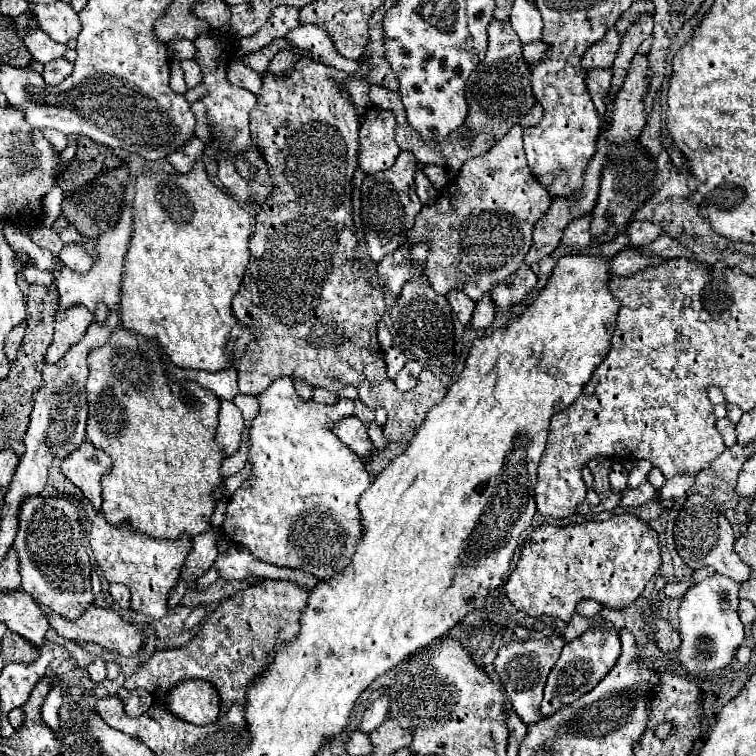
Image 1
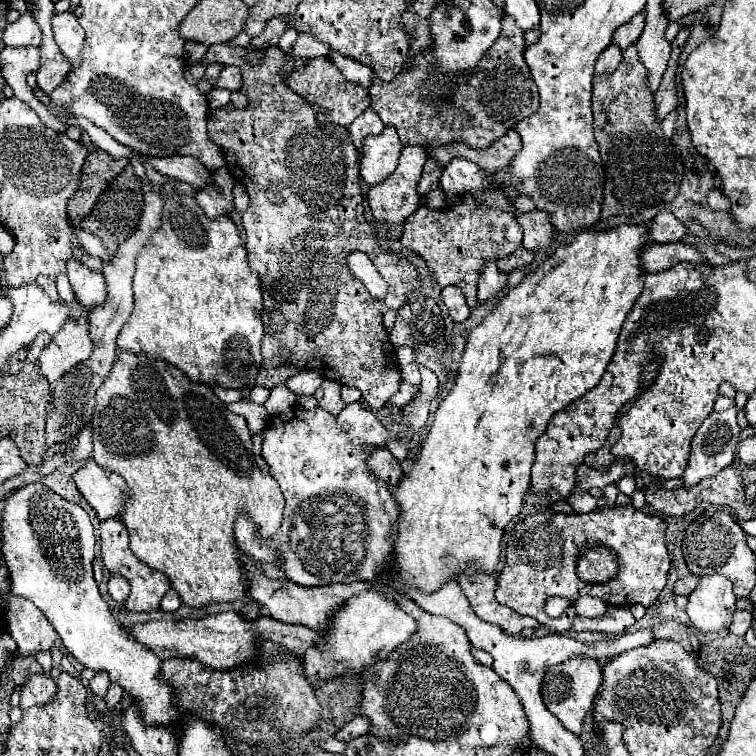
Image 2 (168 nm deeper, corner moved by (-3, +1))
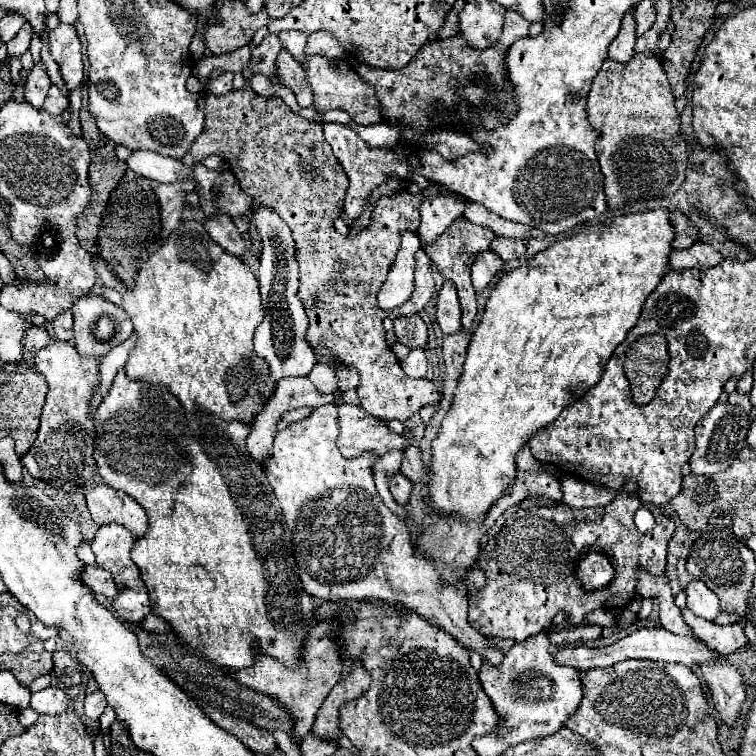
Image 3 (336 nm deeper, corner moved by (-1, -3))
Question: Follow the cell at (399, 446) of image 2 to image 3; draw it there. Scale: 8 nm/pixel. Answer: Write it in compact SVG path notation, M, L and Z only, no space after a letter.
M406 445L404 449L404 461L400 467L400 473L404 477L408 477L412 483L430 483L430 467L426 467L426 463L422 461L422 453L418 447L414 445Z

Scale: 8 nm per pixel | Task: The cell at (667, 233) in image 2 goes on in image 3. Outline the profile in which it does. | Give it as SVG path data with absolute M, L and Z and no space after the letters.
M672 211L670 213L670 219L672 219L672 225L676 229L676 237L672 241L672 247L674 249L688 249L690 245L694 245L700 239L698 229L690 223L690 219L684 213Z

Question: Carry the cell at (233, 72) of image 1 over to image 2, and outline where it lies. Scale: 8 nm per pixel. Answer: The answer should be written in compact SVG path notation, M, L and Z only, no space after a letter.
M224 67L220 71L216 87L224 87L228 91L240 91L242 89L242 73L238 67Z

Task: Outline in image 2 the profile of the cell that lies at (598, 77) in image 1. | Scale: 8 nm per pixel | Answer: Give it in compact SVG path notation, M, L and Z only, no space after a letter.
M608 45L608 49L604 49L600 53L600 57L596 59L596 75L604 77L604 75L612 75L618 67L622 59L622 51L616 45Z

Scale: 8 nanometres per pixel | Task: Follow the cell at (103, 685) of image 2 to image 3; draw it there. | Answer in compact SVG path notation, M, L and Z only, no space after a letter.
M94 691L92 695L86 697L86 701L84 701L84 715L86 715L88 719L98 721L98 717L102 715L104 709L106 709L106 701L104 701L104 697L100 695L100 691Z

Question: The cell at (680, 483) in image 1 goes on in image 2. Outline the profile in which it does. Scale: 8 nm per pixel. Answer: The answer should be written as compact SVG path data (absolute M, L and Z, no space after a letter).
M730 407L720 413L712 411L692 439L692 453L690 453L688 467L682 475L682 487L696 485L704 477L712 477L720 473L724 467L728 467L734 461L734 451L738 447L738 435L740 435L740 427L736 423L736 407Z

